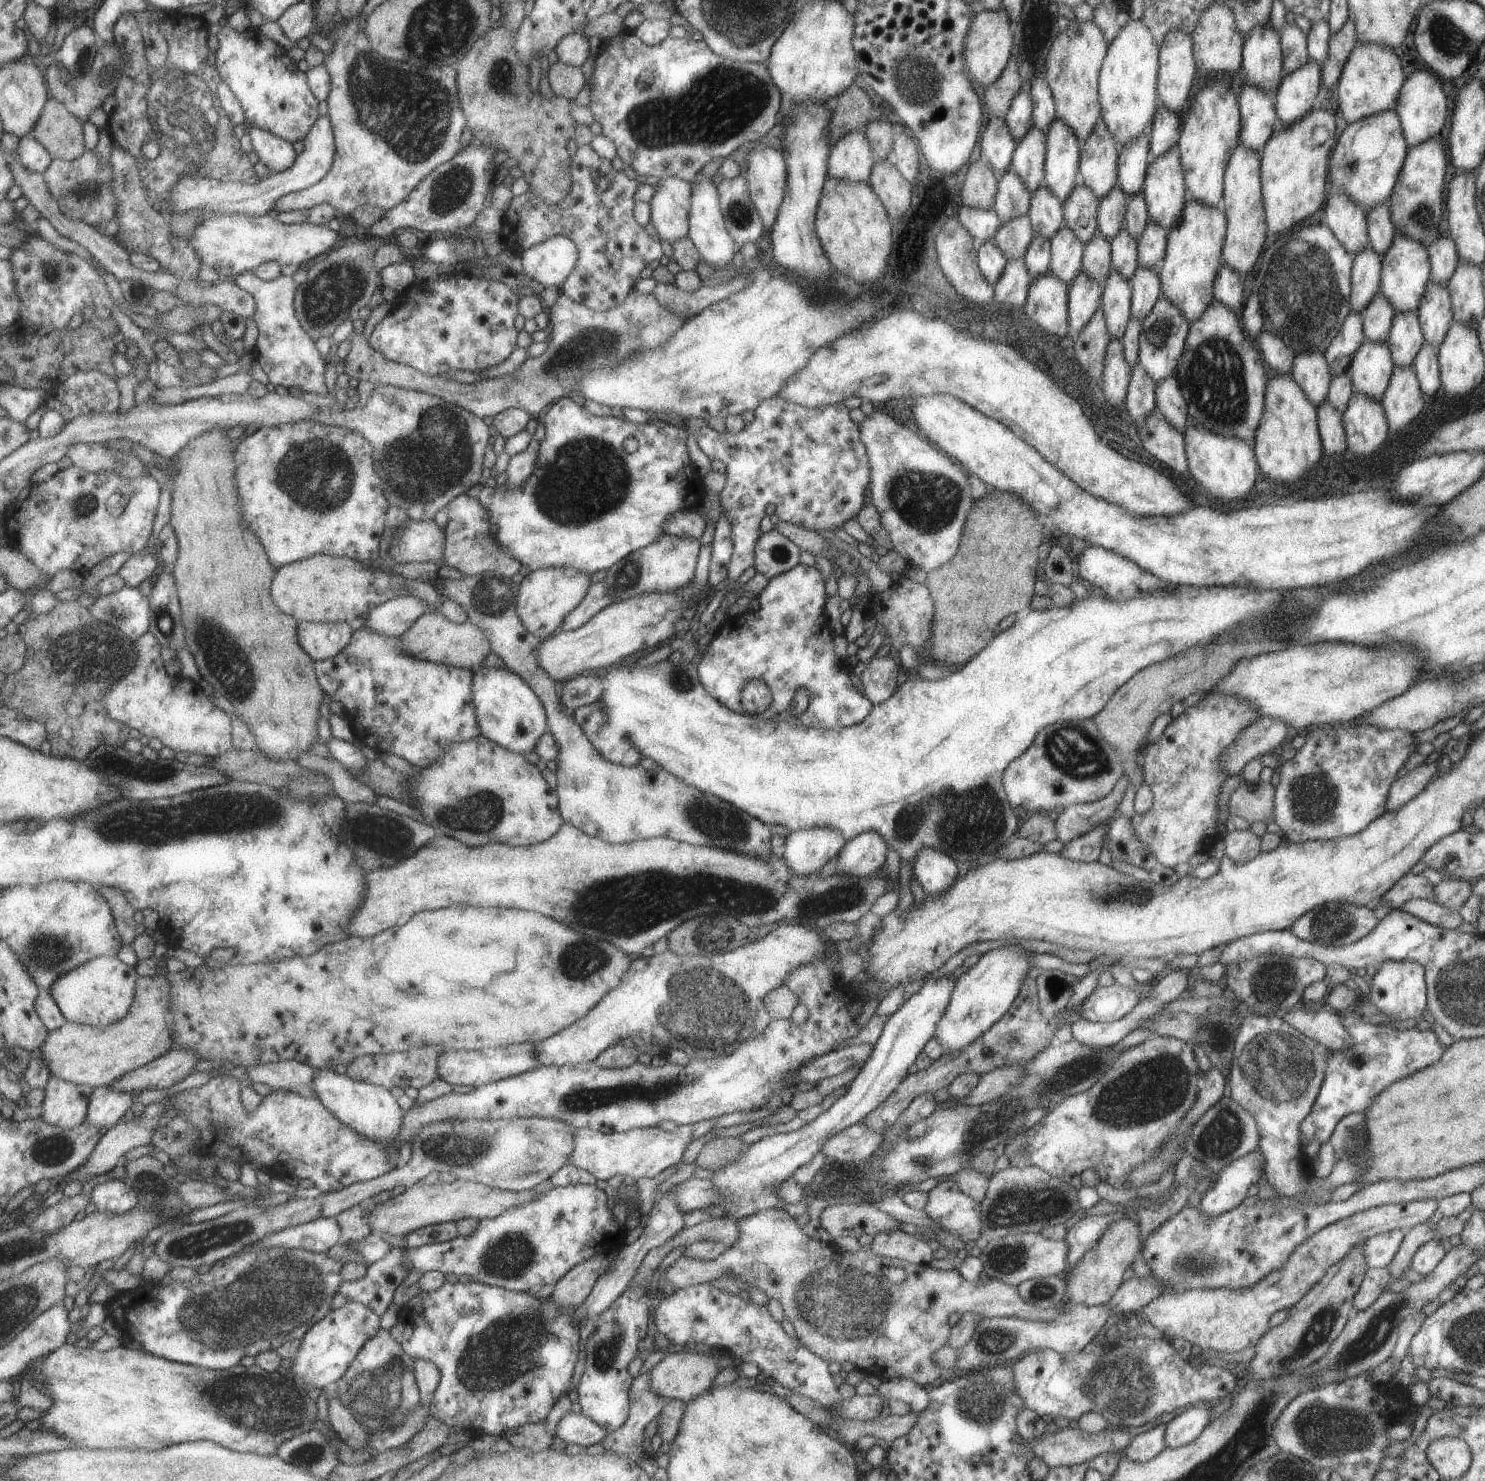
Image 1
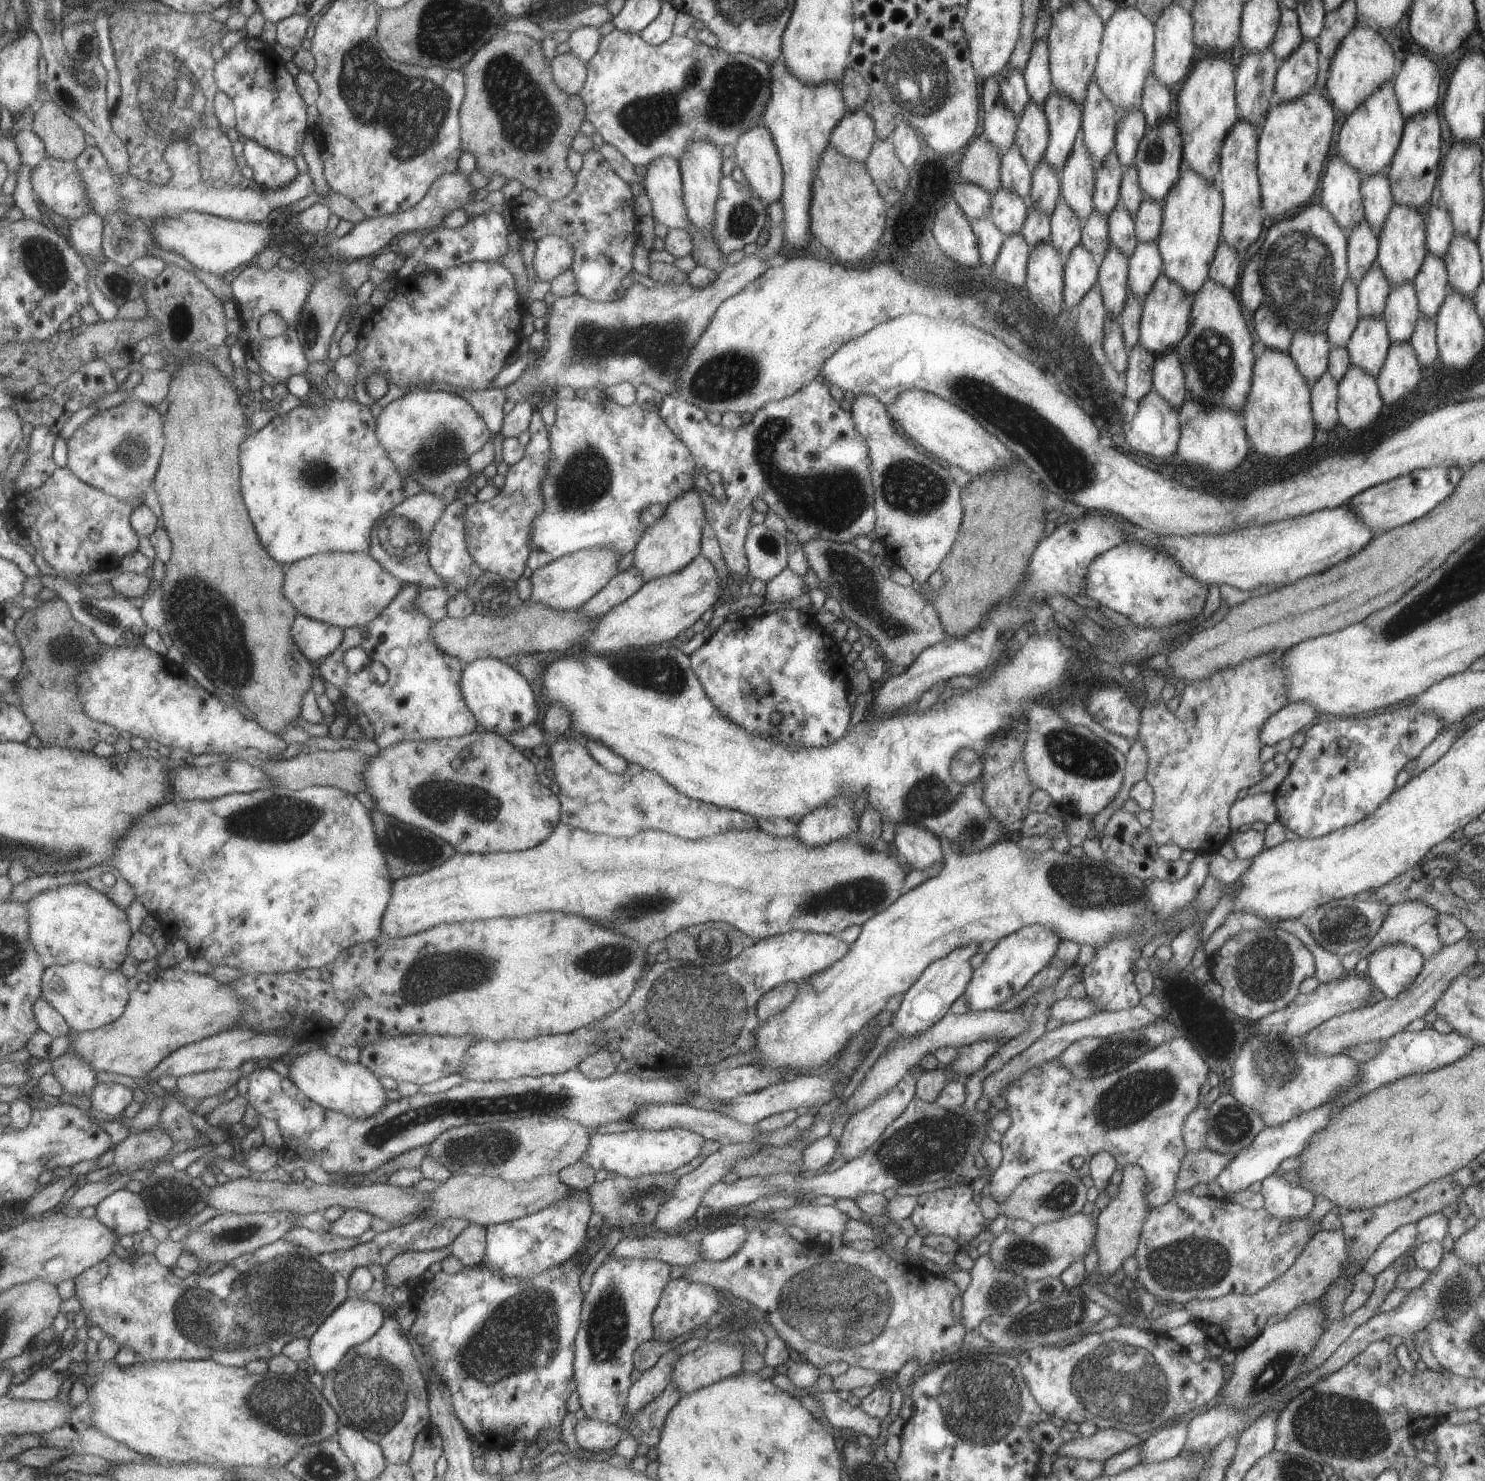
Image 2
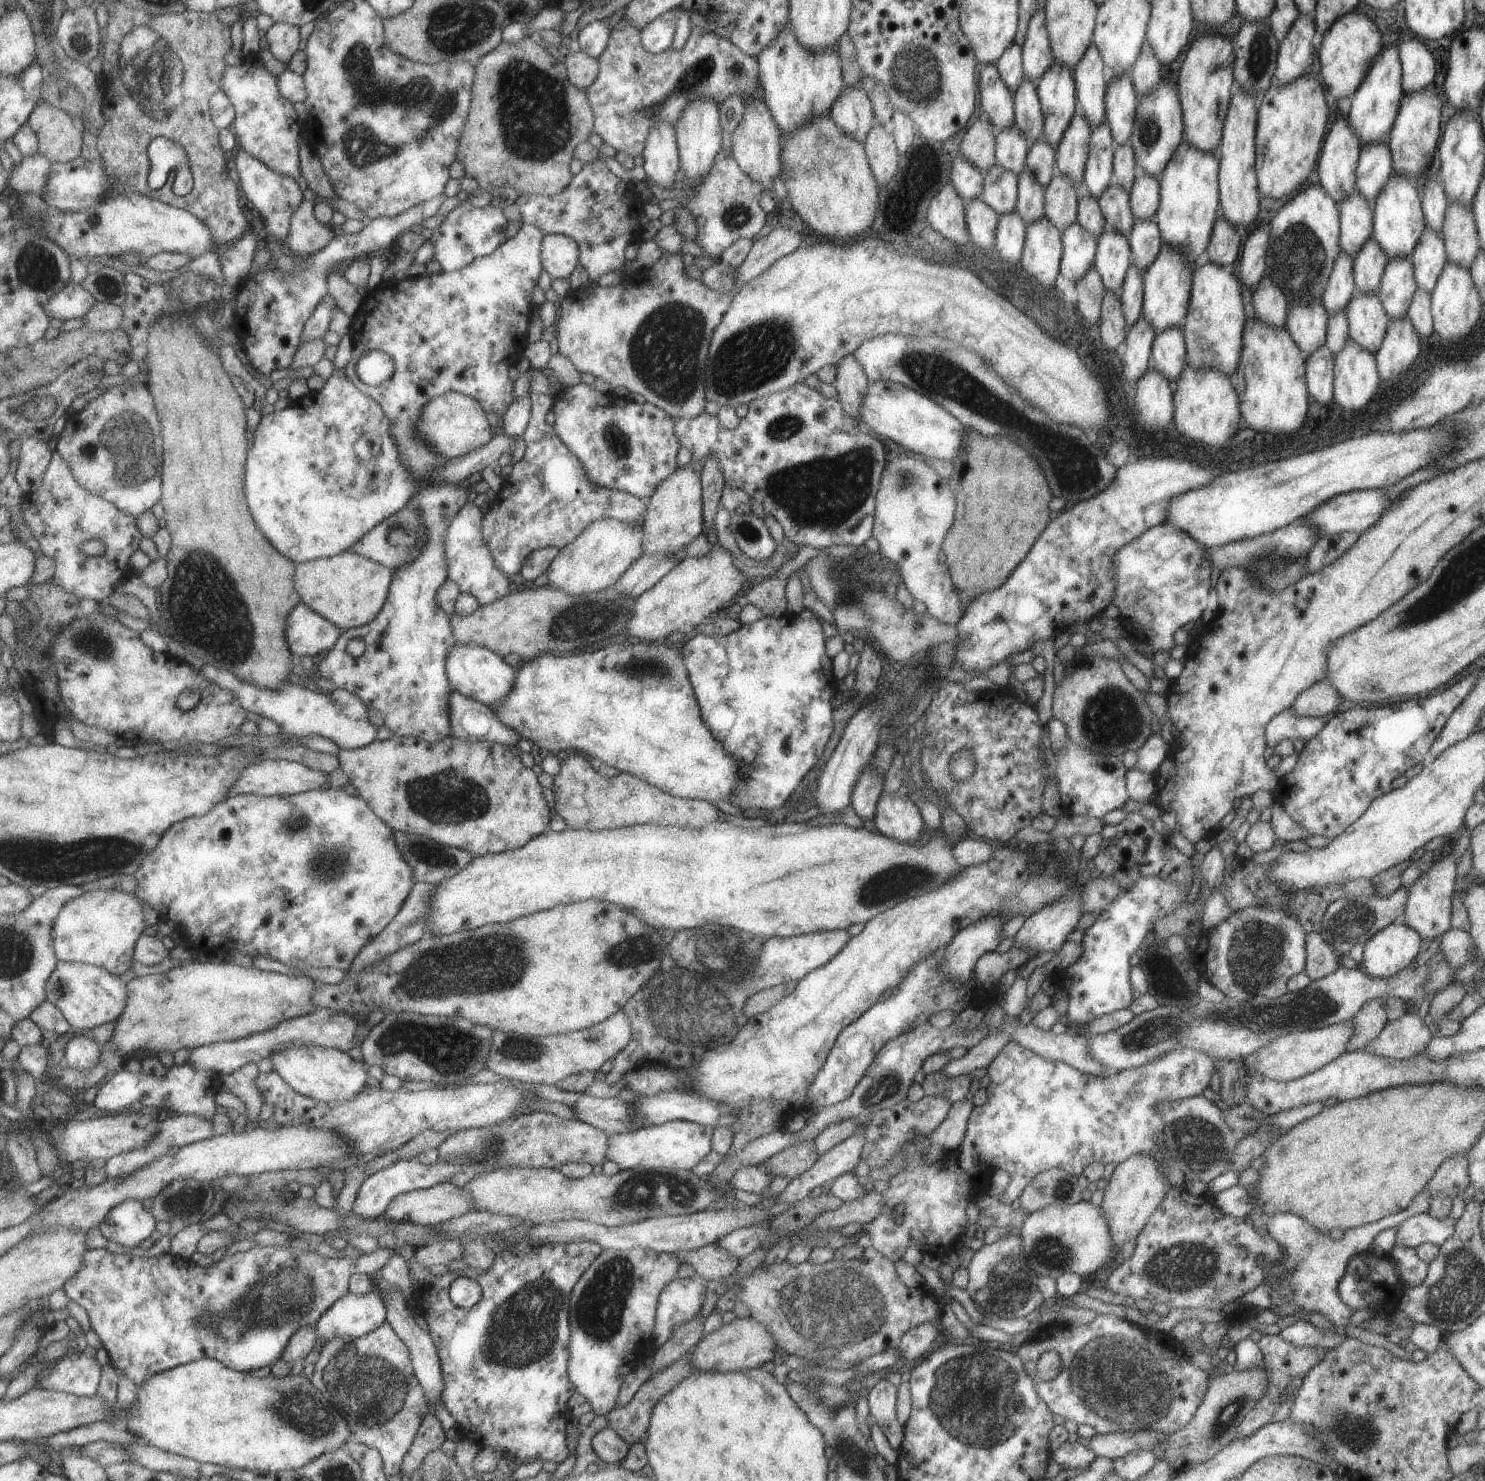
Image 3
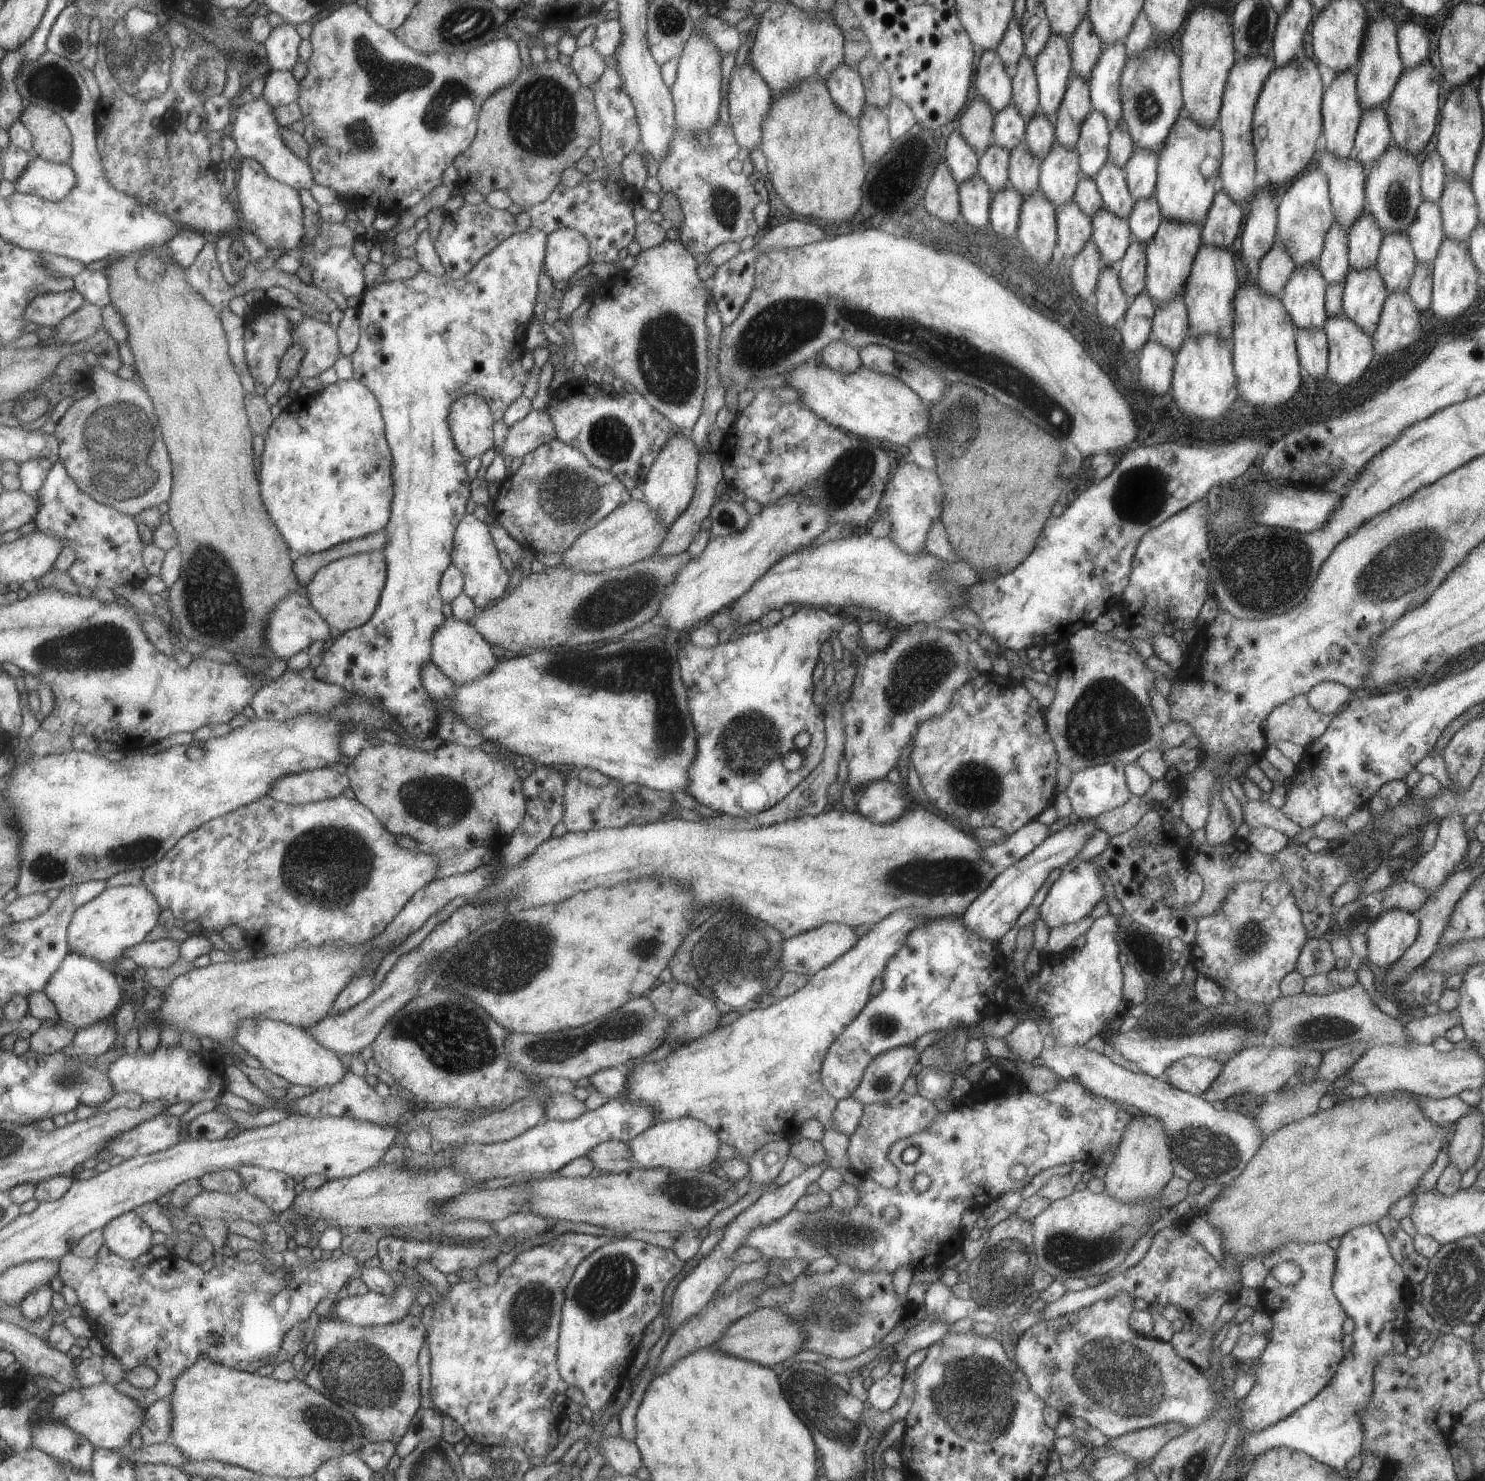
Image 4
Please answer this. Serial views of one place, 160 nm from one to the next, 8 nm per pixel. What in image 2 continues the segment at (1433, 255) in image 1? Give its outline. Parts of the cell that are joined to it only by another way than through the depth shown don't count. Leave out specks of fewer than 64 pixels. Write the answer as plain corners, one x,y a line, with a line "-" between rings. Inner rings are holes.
1441,204
1428,206
1424,210
1424,216
1426,250
1442,258
1455,234
1452,222

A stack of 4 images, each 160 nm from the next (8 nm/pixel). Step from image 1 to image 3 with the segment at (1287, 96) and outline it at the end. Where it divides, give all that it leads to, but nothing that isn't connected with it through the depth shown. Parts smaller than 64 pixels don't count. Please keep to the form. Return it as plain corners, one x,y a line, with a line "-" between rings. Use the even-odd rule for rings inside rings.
1298,13
1283,40
1278,43
1273,76
1277,84
1287,84
1309,70
1316,57
1311,46
1311,37
1315,30
1316,26
1311,18

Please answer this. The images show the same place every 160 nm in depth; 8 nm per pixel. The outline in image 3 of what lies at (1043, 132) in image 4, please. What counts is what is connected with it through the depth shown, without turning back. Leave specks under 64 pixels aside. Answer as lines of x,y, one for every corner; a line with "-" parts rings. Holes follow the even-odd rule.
1044,138
1035,139
1030,143
1029,148
1025,166
1031,170
1044,188
1055,174
1054,148

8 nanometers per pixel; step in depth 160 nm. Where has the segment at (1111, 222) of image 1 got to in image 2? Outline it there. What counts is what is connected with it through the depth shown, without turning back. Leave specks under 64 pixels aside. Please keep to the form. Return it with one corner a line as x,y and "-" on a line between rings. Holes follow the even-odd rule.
1113,148
1103,157
1094,170
1092,203
1095,209
1105,216
1118,206
1119,185
1122,166

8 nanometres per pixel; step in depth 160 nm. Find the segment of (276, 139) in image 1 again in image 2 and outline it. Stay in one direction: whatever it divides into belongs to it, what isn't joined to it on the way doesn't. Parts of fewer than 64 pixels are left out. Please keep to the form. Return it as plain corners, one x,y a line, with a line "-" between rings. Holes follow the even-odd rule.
244,139
243,156
247,166
253,170
253,182
263,191
289,186
299,176
292,159
261,146
257,141

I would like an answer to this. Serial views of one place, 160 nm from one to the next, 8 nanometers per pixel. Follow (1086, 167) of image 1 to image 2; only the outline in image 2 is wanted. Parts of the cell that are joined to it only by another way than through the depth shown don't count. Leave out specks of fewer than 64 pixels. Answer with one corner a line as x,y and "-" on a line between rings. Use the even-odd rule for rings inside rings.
1089,77
1088,86
1086,88
1084,99
1082,100
1082,113
1080,131
1090,157
1095,164
1095,167
1103,160
1103,157
1111,150
1114,145
1114,136
1117,121
1117,108
1109,102
1102,90
1097,84
1096,78

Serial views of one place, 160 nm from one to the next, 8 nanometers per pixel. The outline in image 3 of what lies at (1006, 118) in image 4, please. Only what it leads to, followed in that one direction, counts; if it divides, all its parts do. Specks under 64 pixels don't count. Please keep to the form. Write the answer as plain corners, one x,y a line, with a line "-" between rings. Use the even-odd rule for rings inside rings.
1017,125
997,130
995,135
994,157
996,163
1005,170
1013,171
1016,176
1025,167
1029,141
1023,136

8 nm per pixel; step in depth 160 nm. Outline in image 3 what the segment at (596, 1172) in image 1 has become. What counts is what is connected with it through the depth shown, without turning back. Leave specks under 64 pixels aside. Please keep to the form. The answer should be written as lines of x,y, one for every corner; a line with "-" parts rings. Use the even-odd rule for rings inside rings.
673,1119
654,1127
643,1127
608,1136
605,1161
615,1162
620,1169
685,1169
691,1170
712,1150
710,1126
693,1121

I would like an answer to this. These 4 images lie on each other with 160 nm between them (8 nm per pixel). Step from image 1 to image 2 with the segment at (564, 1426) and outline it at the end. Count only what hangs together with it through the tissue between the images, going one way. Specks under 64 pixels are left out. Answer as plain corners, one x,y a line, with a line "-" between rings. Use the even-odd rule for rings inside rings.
587,1417
577,1419
574,1428
576,1443
586,1451
609,1450
625,1436
624,1430
615,1423
602,1423

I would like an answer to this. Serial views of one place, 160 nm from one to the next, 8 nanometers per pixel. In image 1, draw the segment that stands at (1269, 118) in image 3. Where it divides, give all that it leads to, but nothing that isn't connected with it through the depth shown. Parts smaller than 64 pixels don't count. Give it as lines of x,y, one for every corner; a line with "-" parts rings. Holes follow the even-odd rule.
1314,107
1298,121
1285,125
1277,124
1264,142
1260,157
1260,188
1267,240
1277,236
1279,232
1289,232
1289,228
1311,216
1323,204
1327,186
1327,168
1330,152
1336,142
1333,128
1335,120
1332,113
1323,107
-
1316,126
1327,129
1328,136
1321,144
1313,144
1311,132

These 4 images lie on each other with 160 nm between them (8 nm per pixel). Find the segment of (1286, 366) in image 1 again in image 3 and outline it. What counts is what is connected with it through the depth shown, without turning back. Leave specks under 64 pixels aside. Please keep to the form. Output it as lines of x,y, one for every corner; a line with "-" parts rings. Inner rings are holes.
1267,273
1257,281
1252,291
1252,306
1255,318
1276,327
1284,326
1288,309
1286,296

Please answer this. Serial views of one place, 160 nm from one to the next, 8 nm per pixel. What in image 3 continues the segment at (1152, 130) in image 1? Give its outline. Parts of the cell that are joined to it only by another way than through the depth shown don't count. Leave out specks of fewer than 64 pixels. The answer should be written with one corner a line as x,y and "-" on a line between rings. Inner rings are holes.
1145,40
1142,42
1139,54
1129,70
1129,77
1137,99
1145,93
1150,93
1160,81
1159,70
1161,63
1155,58
1151,45

